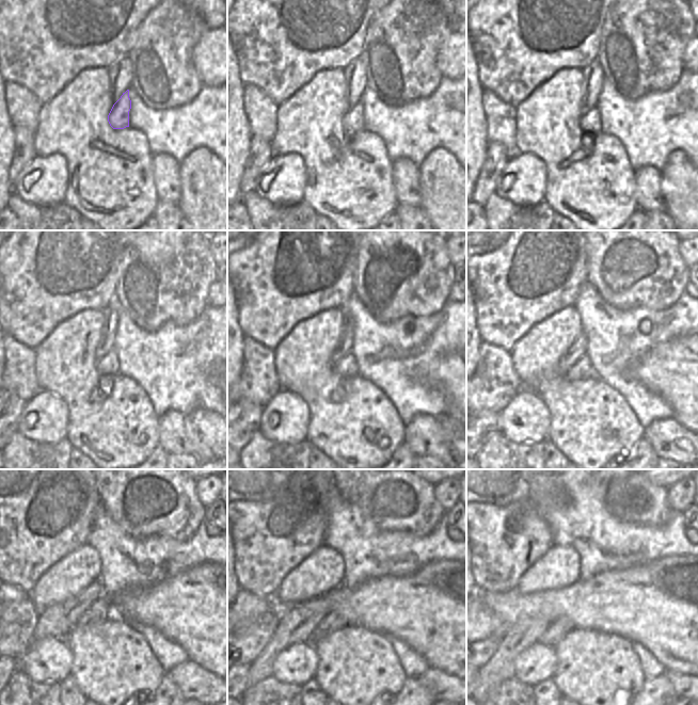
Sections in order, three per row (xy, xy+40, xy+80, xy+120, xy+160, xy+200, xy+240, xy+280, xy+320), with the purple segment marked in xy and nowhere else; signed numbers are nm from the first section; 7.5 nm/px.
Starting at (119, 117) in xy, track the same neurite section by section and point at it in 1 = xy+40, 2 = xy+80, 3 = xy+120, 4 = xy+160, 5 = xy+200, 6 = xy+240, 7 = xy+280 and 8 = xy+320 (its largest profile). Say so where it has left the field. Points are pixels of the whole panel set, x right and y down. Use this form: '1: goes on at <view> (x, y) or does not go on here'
1: goes on at xy+40 (353, 121)
2: goes on at xy+80 (590, 122)
3: goes on at xy+120 (109, 364)
4: goes on at xy+160 (347, 366)
5: goes on at xy+200 (582, 369)
6: goes on at xy+240 (100, 610)
7: goes on at xy+280 (333, 620)
8: goes on at xy+320 (557, 629)

